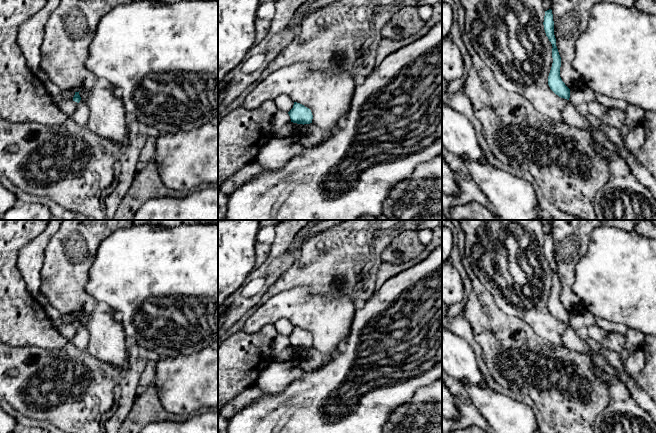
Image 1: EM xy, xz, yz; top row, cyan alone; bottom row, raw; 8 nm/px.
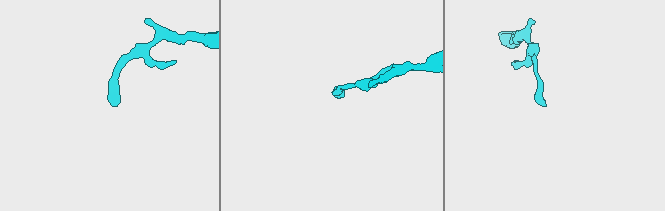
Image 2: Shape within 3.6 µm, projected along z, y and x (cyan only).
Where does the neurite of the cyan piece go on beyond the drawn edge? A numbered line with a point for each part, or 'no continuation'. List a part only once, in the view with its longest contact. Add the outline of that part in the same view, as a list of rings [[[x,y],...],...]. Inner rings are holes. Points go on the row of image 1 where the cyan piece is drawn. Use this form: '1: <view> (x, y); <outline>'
no continuation

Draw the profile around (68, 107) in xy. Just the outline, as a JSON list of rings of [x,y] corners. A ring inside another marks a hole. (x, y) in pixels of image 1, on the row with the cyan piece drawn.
[[[51,81],[45,83],[45,88],[47,89],[51,97],[57,102],[60,109],[67,115],[67,117],[72,118],[72,115],[75,112],[78,103],[73,100],[66,100],[62,98],[62,89]]]

